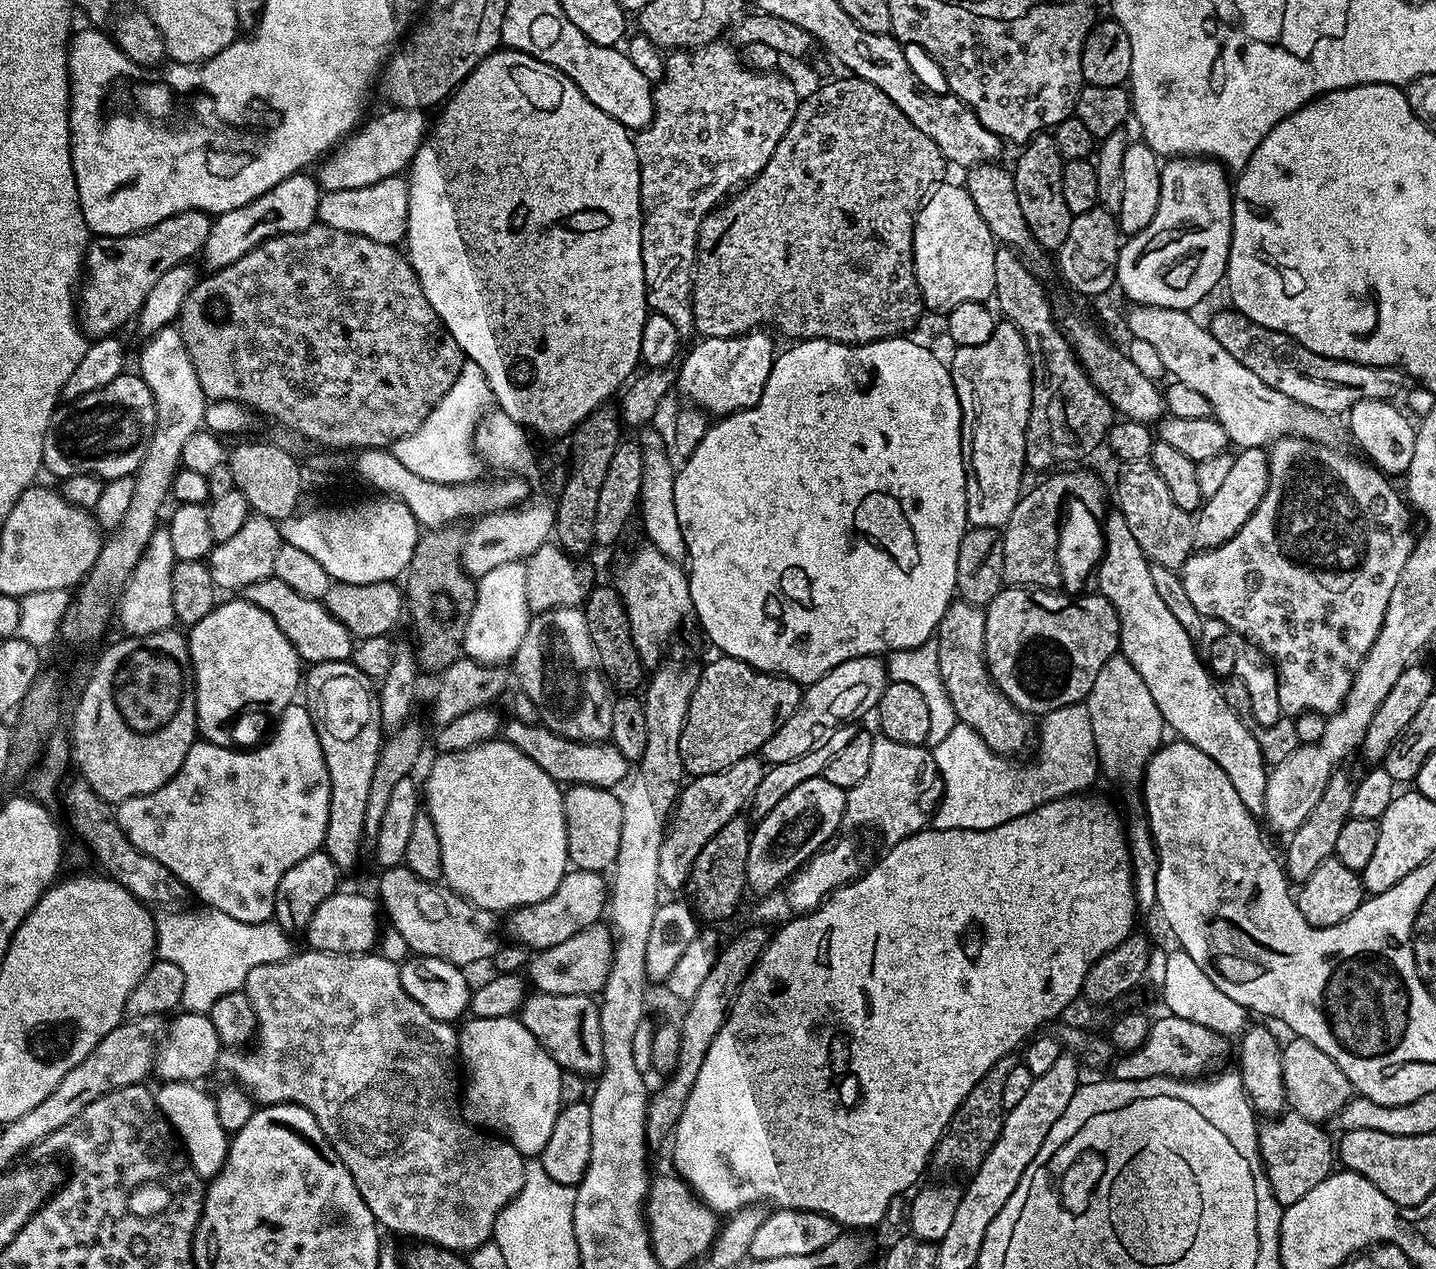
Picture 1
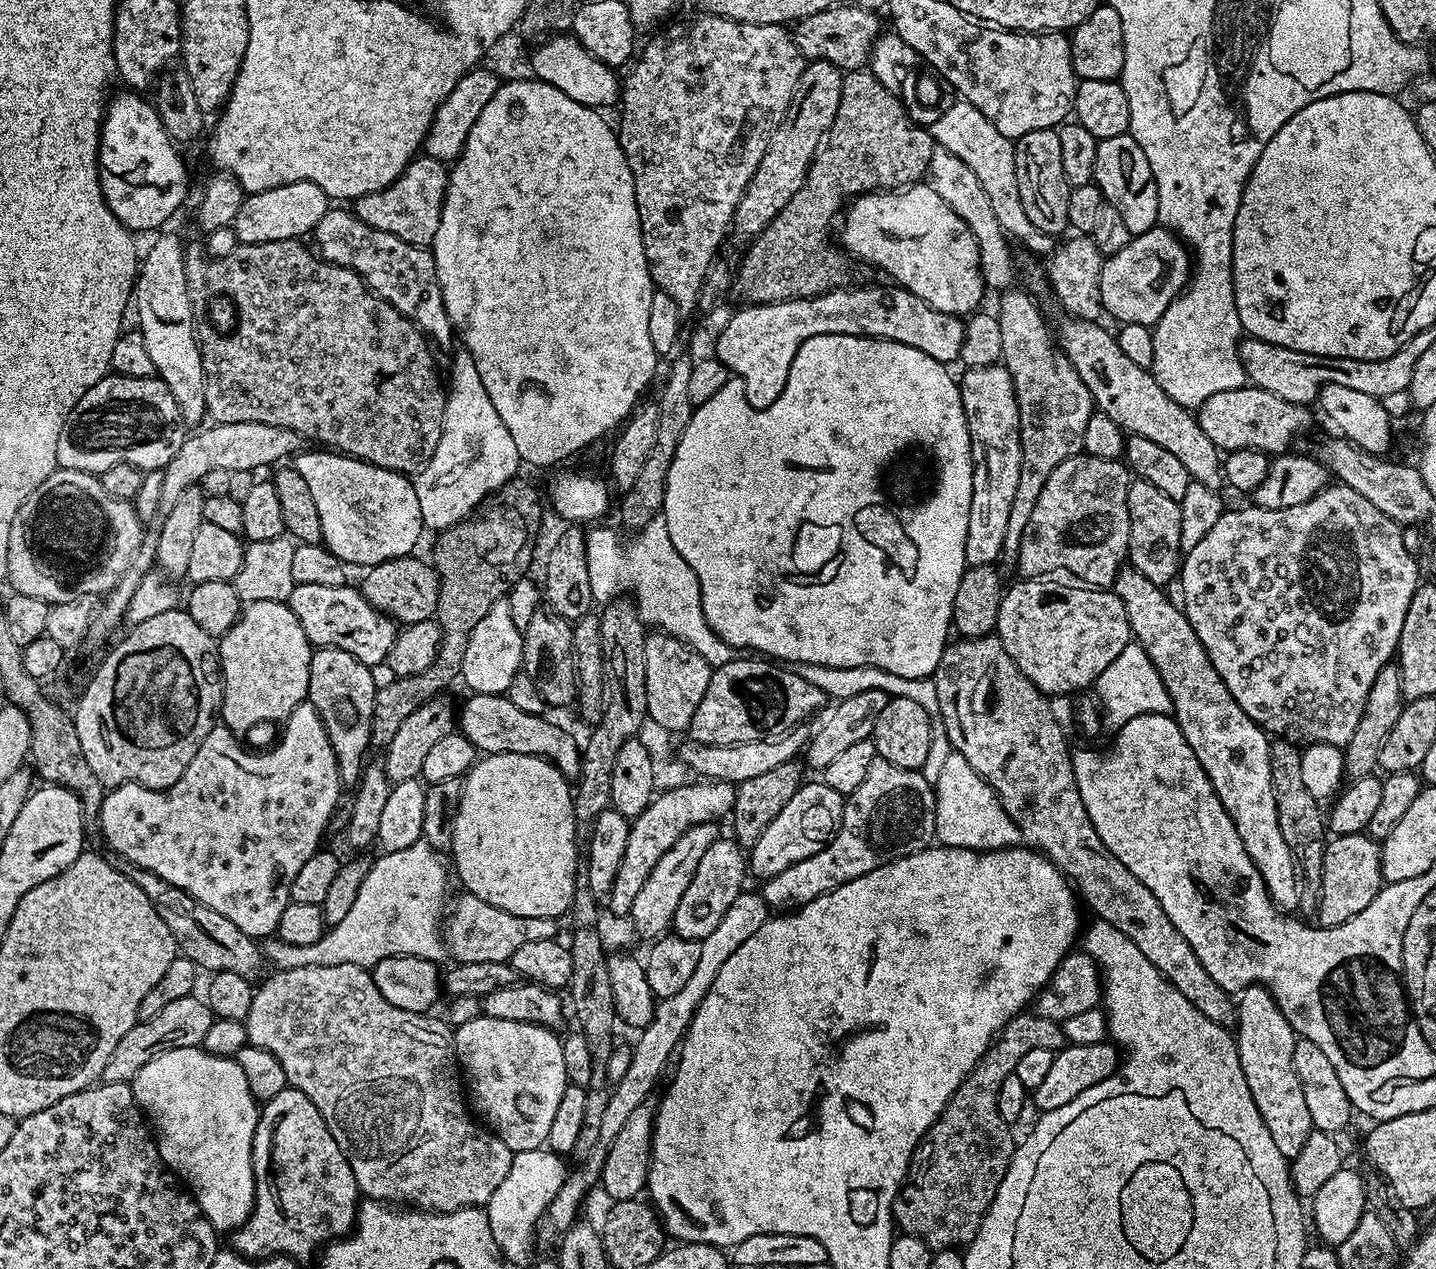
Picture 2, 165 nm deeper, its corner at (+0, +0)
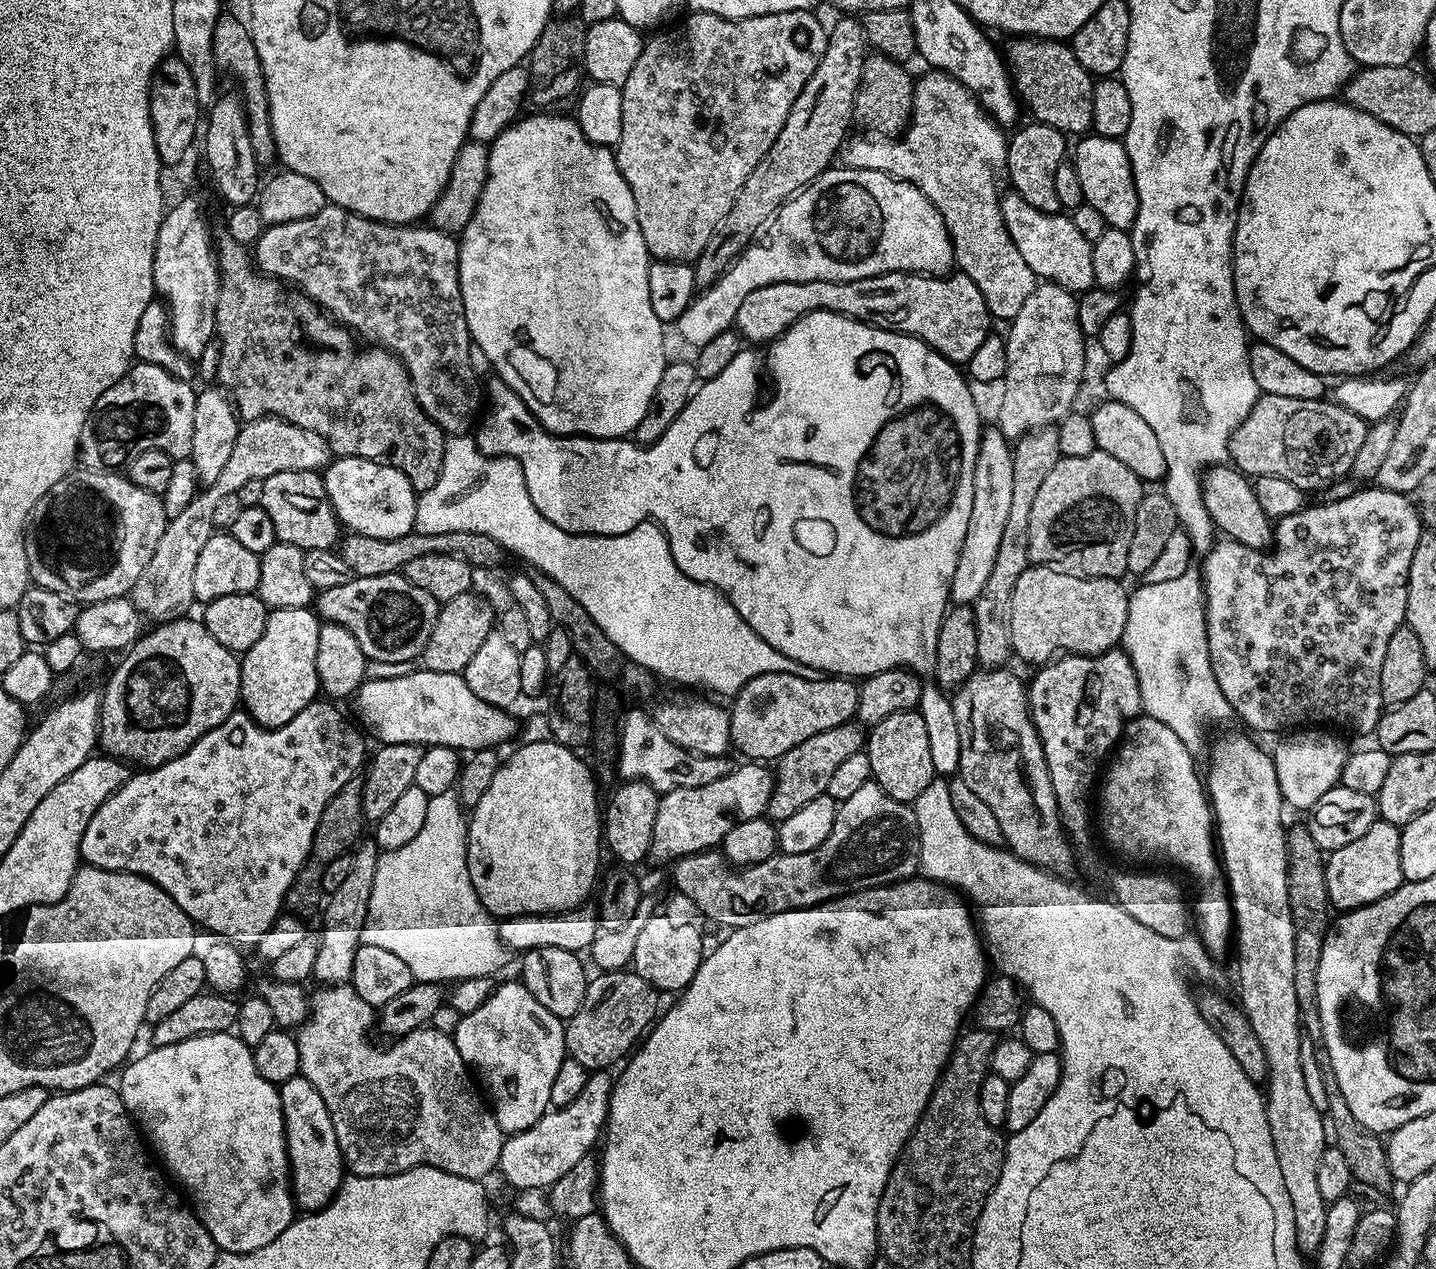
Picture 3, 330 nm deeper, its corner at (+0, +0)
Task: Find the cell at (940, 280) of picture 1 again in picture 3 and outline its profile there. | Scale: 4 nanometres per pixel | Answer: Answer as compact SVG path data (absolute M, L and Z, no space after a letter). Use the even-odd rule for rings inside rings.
M833 166L827 168L814 183L807 184L807 186L803 188L802 191L797 192L791 200L787 200L786 203L772 215L772 219L769 220L763 228L758 229L756 235L752 237L752 241L748 243L747 248L740 253L740 257L738 257L712 285L703 289L703 291L693 297L690 306L683 311L683 314L681 314L676 321L676 327L678 327L683 340L692 345L692 348L704 347L706 342L711 342L714 338L718 338L718 334L729 331L729 329L735 325L736 315L738 314L739 308L742 307L742 298L746 298L746 294L751 294L754 290L758 290L758 286L770 286L778 282L814 282L815 280L846 282L847 280L857 280L858 278L881 276L887 272L919 272L921 274L943 276L951 273L953 268L952 239L948 233L948 228L944 225L944 219L940 211L933 206L930 202L930 198L926 198L926 194L922 194L922 190L918 190L912 184L905 182L905 180L895 180L892 176L888 176L878 170L862 170L861 168Z

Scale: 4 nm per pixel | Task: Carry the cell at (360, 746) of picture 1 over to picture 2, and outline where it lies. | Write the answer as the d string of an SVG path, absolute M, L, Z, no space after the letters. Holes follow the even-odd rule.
M316 648L313 651L306 700L318 710L324 733L330 738L341 785L355 786L360 782L366 763L364 755L370 752L370 718L374 714L376 690L371 669L346 654L346 650Z

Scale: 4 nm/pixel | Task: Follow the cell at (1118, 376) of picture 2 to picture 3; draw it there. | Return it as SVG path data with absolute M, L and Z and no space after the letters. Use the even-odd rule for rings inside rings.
M1227 463L1215 465L1203 473L1200 485L1206 510L1210 514L1213 525L1224 531L1223 535L1236 540L1242 546L1250 546L1256 552L1271 549L1274 544L1274 524L1269 520L1258 503L1258 494L1253 481Z

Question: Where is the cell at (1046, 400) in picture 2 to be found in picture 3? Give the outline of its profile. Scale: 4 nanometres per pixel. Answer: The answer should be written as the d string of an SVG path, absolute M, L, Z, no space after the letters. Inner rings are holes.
M1055 427L1040 428L1037 432L1027 432L1014 444L1014 491L1010 501L1010 514L1006 517L1006 531L1002 534L1002 543L998 546L998 555L994 561L994 567L986 587L982 594L978 594L974 609L976 614L978 634L978 658L985 669L991 670L1009 662L1008 656L1013 655L1012 639L1010 638L1010 602L1014 598L1014 586L1018 586L1018 578L1026 574L1030 566L1030 510L1034 507L1034 497L1038 495L1038 489L1046 474L1054 470L1054 466L1060 461L1060 447L1058 446L1058 434Z

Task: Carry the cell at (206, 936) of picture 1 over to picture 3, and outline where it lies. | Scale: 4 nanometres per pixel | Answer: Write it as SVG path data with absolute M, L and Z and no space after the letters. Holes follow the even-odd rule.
M455 791L429 796L428 805L426 806L426 822L423 824L422 830L418 830L418 834L412 841L406 842L406 846L402 846L393 852L384 852L377 859L374 890L370 890L370 906L368 907L366 922L362 930L362 941L370 946L382 946L382 950L402 958L402 962L406 962L406 966L410 966L413 981L425 984L444 984L445 982L478 978L479 976L495 977L496 972L502 971L507 966L510 950L502 942L497 921L492 913L484 909L478 894L474 890L474 886L470 882L470 870L468 869L468 820L466 819L465 809L462 807L460 798Z

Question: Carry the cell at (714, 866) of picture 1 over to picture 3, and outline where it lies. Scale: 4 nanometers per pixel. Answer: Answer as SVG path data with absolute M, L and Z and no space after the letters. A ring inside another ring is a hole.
M849 722L842 726L834 726L830 730L822 730L822 734L814 734L814 738L806 738L806 742L798 742L774 764L772 793L766 813L767 819L779 822L790 818L797 810L802 810L806 802L814 802L814 798L825 795L830 786L830 778L836 768L846 758L865 751L866 732L859 723Z

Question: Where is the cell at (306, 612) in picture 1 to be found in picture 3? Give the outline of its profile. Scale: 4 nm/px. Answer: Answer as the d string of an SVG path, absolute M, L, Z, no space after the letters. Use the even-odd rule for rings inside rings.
M391 572L390 574L378 574L374 578L366 578L365 576L353 576L350 582L344 583L342 586L334 586L331 590L320 592L314 600L314 611L321 621L337 624L346 630L350 630L350 634L354 634L354 638L358 638L358 646L362 646L362 654L366 659L377 660L378 662L410 662L417 658L423 657L426 642L430 640L430 630L434 630L434 622L440 613L441 601L435 600L430 594L426 594L426 590L422 590L418 586L414 586L414 582L410 582L400 572Z

